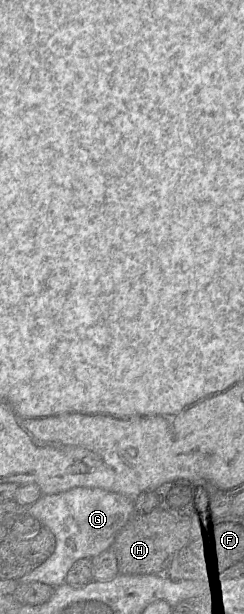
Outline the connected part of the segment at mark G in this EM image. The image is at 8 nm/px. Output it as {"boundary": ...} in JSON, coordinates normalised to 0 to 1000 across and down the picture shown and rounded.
{"boundary":[[[311,793],[234,805],[168,805],[115,836],[225,873],[225,896],[168,920],[74,943],[172,948],[213,956],[266,950],[291,922],[332,909],[381,909],[447,894],[471,873],[553,837],[553,816],[414,795]]]}

